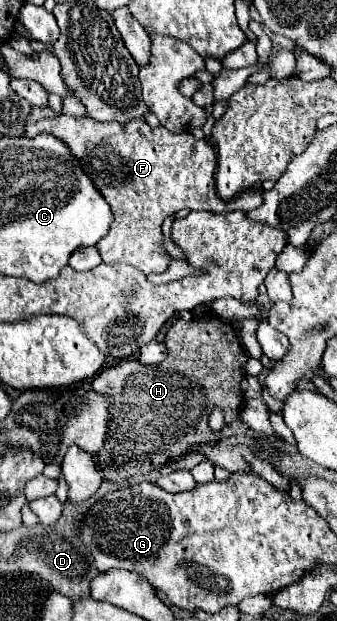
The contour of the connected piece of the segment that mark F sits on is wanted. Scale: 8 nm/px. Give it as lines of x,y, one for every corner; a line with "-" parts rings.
56,115
26,125
26,136
50,133
62,139
72,155
82,163
90,179
110,203
114,223
110,233
98,241
98,251
104,263
128,263
142,273
162,273
168,267
170,255
162,247
160,225
168,215
188,207
194,211
250,211
262,203
262,193
248,191
224,201
216,191
216,155
202,139
196,141
190,133
170,133
164,127
152,129
144,121
130,121
128,125
98,123
90,117
74,119
70,115

